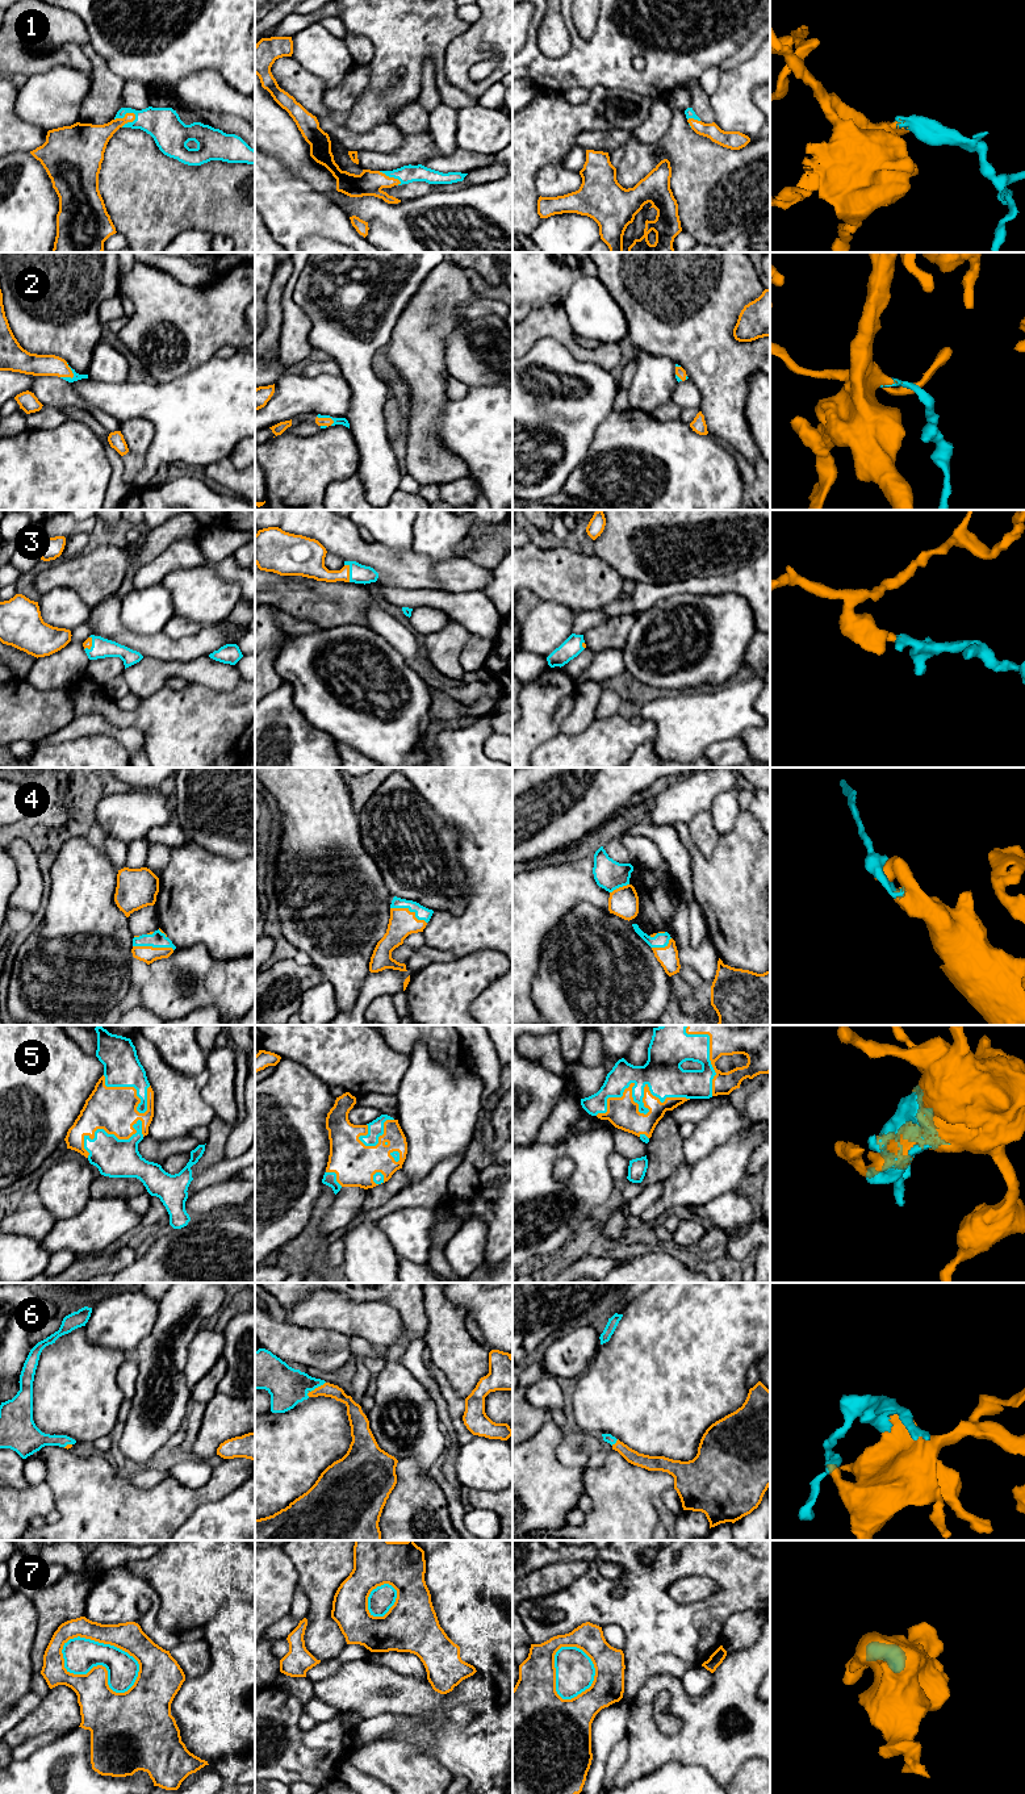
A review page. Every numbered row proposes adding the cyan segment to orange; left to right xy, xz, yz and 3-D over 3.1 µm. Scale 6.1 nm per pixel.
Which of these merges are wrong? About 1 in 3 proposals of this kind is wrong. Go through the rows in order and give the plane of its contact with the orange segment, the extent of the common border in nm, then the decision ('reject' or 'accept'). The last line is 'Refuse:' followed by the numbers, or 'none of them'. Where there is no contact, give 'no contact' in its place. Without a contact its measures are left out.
1: contact in xy; length 140 nm; accept
2: contact in xy; length 110 nm; accept
3: contact in xz; length 120 nm; accept
4: contact in xz; length 240 nm; accept
5: contact in yz; length 600 nm; accept
6: contact in xz; length 150 nm; accept
7: contact in xy; length 500 nm; reject
Refuse: 7

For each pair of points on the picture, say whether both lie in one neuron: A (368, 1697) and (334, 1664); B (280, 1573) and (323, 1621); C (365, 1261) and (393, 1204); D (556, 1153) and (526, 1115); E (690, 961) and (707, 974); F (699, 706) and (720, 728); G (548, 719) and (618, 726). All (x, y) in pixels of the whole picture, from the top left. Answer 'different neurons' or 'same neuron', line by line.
A: different neurons
B: different neurons
C: different neurons
D: different neurons
E: same neuron
F: same neuron
G: different neurons

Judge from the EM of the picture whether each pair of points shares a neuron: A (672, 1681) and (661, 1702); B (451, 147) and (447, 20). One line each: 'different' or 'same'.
A: different
B: different

